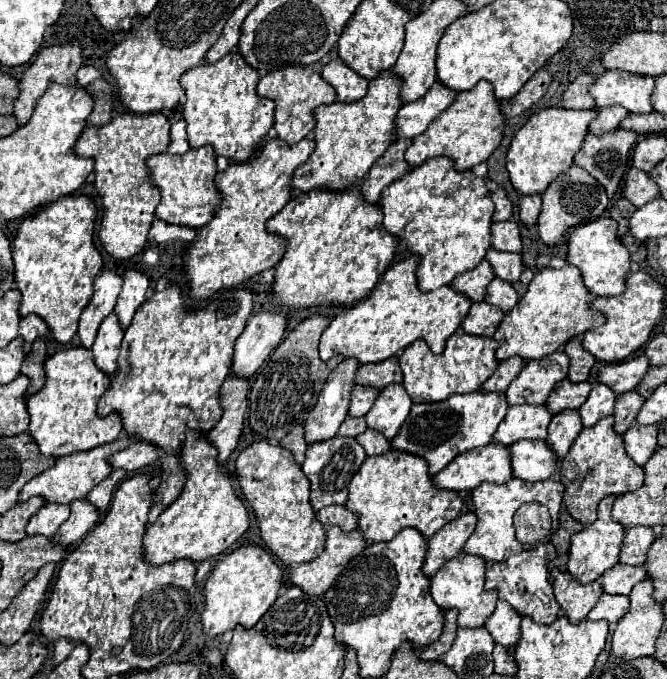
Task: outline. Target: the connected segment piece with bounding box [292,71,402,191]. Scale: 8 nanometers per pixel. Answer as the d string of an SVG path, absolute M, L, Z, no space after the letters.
M384 71L380 77L370 81L366 97L354 103L332 103L314 109L316 115L316 151L308 161L294 171L292 187L298 191L310 191L328 187L346 189L348 185L358 185L360 179L368 173L378 157L394 143L396 139L396 115L402 107L400 97L402 77L392 71Z

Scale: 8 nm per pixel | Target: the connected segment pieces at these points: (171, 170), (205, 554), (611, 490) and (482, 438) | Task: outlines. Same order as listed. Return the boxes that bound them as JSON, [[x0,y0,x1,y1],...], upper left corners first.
[[148,145,222,227],[144,433,250,565],[560,417,644,525],[392,391,508,475]]

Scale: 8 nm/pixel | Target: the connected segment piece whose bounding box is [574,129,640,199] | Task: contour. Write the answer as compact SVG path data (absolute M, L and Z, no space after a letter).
M616 129L606 135L588 135L582 149L576 153L574 163L588 171L608 193L610 199L620 191L628 171L628 157L640 135L634 131Z

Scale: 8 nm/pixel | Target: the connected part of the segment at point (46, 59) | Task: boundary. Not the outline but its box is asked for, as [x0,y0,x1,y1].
[14,39,82,125]

